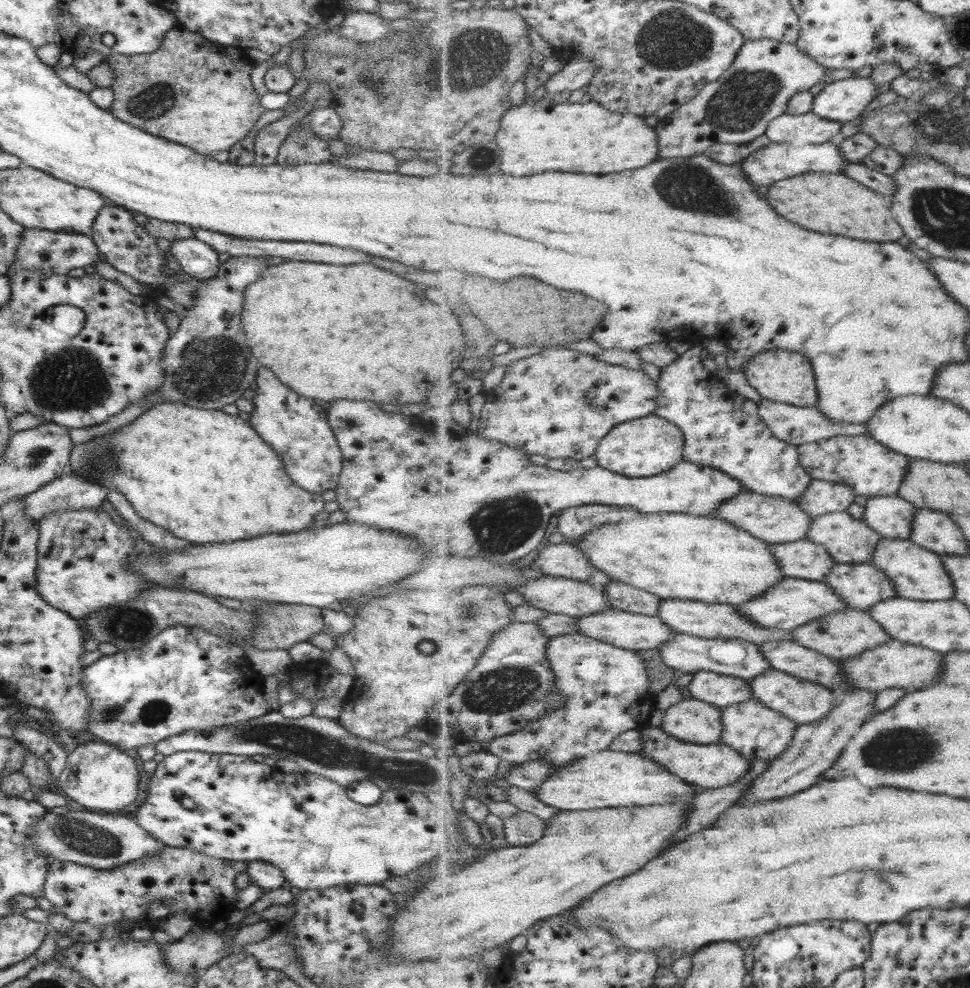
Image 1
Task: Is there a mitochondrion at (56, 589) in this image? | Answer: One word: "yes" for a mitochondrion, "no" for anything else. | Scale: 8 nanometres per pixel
no

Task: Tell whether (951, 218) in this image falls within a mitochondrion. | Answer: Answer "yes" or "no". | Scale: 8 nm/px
yes

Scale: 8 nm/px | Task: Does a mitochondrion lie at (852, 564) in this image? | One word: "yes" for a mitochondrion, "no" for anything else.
no

